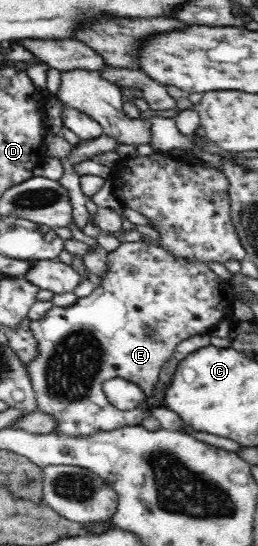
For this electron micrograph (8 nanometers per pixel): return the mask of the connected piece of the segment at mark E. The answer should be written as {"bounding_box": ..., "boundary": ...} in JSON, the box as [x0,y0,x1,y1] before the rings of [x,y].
{"bounding_box":[25,241,237,437],"boundary":[[[142,241],[120,243],[120,246],[118,246],[116,250],[107,255],[107,272],[100,278],[100,285],[94,287],[89,296],[78,298],[75,304],[66,306],[66,308],[53,307],[51,310],[48,310],[46,315],[40,318],[40,320],[33,320],[29,323],[34,339],[36,339],[36,343],[39,345],[36,358],[30,360],[25,366],[29,380],[31,381],[31,386],[35,392],[37,410],[50,415],[50,417],[54,417],[54,421],[56,421],[54,425],[56,425],[56,428],[52,430],[52,433],[56,433],[56,435],[89,437],[96,433],[110,432],[122,428],[123,426],[143,424],[142,411],[144,407],[138,407],[131,411],[112,412],[109,400],[103,392],[103,383],[120,377],[138,385],[145,394],[153,394],[155,385],[159,380],[160,368],[162,368],[162,364],[164,364],[168,358],[173,356],[172,354],[174,354],[176,345],[180,344],[182,340],[186,340],[186,338],[196,336],[196,334],[208,333],[208,330],[213,326],[223,320],[231,319],[231,307],[234,302],[237,301],[237,298],[234,296],[234,291],[232,291],[232,286],[229,285],[228,282],[224,282],[222,278],[218,278],[208,265],[199,264],[199,262],[184,261],[182,258],[175,258],[160,246],[149,245]]]}

